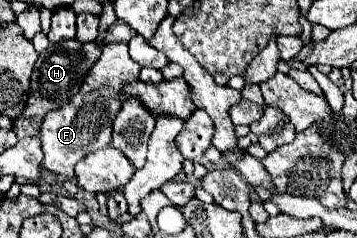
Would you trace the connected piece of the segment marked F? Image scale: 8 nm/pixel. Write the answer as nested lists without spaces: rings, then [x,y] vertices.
[[[107,43],[101,49],[101,57],[87,73],[79,93],[65,107],[51,111],[41,125],[43,141],[43,167],[65,179],[73,179],[73,167],[89,153],[111,145],[113,119],[123,107],[123,85],[139,81],[141,67],[129,57],[127,43]]]

